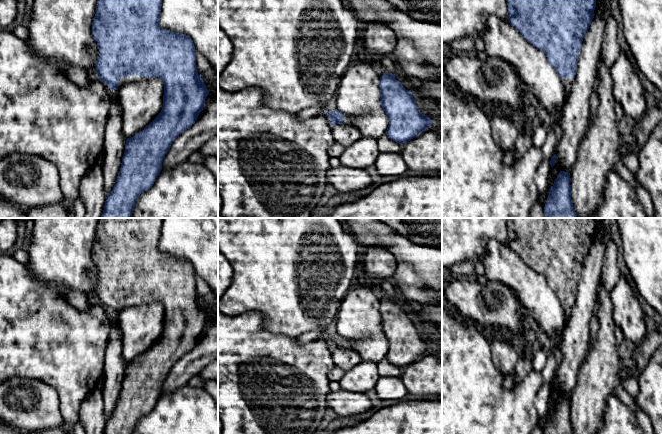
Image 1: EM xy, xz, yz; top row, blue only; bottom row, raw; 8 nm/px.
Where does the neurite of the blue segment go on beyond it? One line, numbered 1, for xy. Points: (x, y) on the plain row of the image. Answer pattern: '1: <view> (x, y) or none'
1: xy (122, 304)

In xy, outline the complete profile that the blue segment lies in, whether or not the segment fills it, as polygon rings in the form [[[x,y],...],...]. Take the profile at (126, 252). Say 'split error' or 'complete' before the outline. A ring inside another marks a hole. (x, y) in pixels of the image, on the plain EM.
split error; [[[100,218],[92,247],[92,259],[98,268],[97,301],[116,314],[128,306],[160,302],[164,307],[163,331],[159,339],[142,355],[127,362],[121,392],[112,415],[107,418],[104,434],[133,434],[141,417],[150,413],[162,394],[165,378],[174,364],[197,344],[205,331],[209,315],[196,293],[196,273],[186,258],[175,257],[159,250],[164,218]]]

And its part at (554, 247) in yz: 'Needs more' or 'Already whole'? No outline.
Needs more

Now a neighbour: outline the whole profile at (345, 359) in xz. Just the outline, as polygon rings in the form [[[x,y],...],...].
[[[334,348],[332,358],[336,367],[348,371],[362,362],[360,355],[352,349]]]

